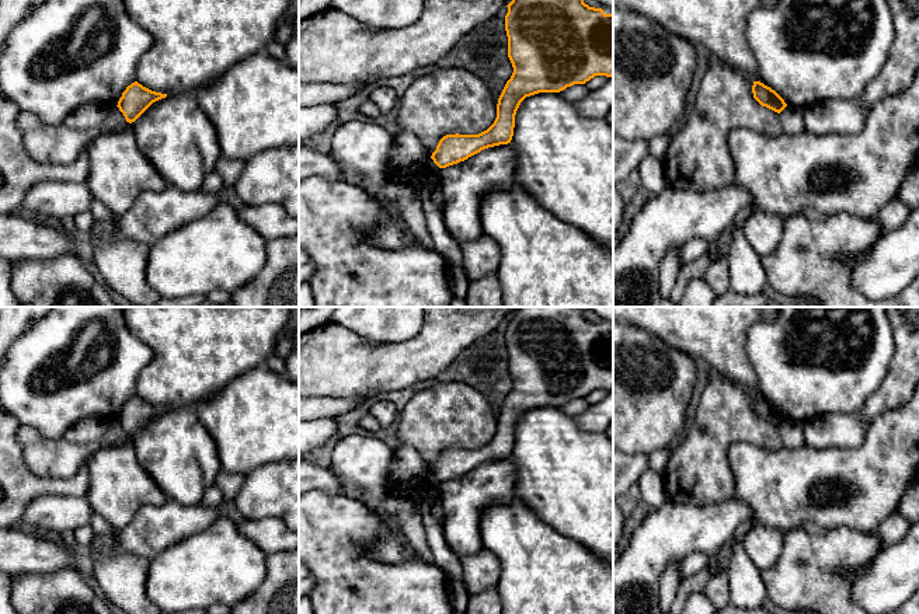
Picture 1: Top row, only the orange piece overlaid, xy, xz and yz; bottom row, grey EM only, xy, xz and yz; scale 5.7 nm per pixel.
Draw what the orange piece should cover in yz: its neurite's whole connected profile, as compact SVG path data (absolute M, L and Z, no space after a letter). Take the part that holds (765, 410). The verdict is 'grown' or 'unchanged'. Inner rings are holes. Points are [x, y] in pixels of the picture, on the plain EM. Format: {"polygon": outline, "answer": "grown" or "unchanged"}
{"polygon": "M753 395L752 407L753 412L762 421L766 421L777 428L780 428L787 421L784 414L774 404L772 404L760 395Z", "answer": "unchanged"}

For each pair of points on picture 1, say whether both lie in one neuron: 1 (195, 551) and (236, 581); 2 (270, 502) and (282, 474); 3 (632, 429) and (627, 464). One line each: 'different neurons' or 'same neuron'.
1: same neuron
2: same neuron
3: different neurons

